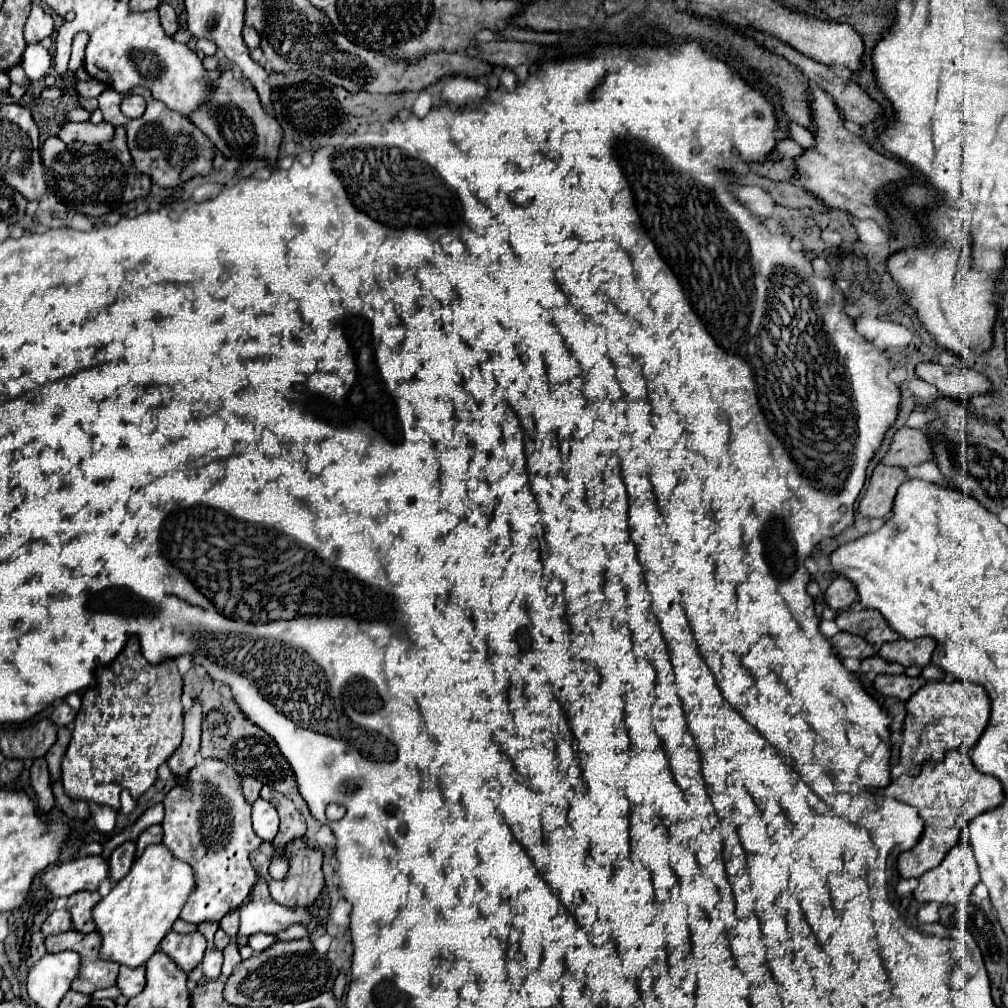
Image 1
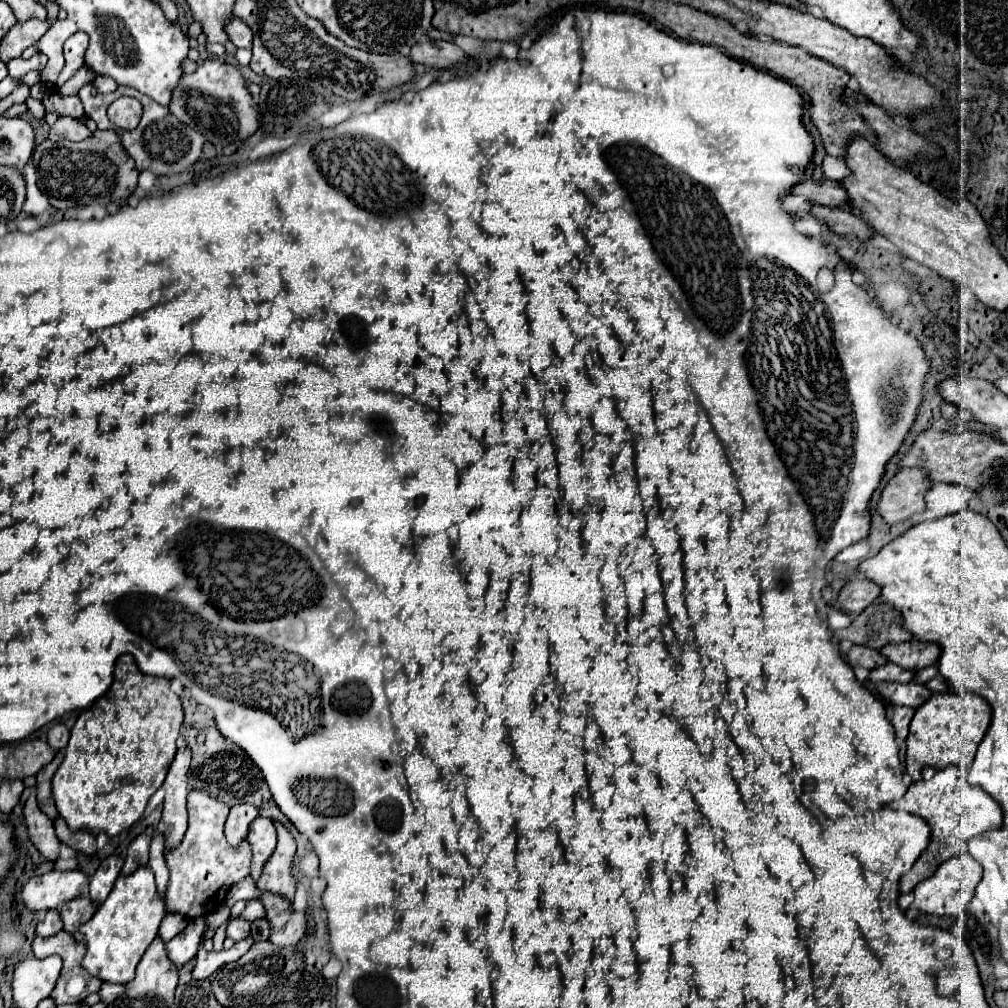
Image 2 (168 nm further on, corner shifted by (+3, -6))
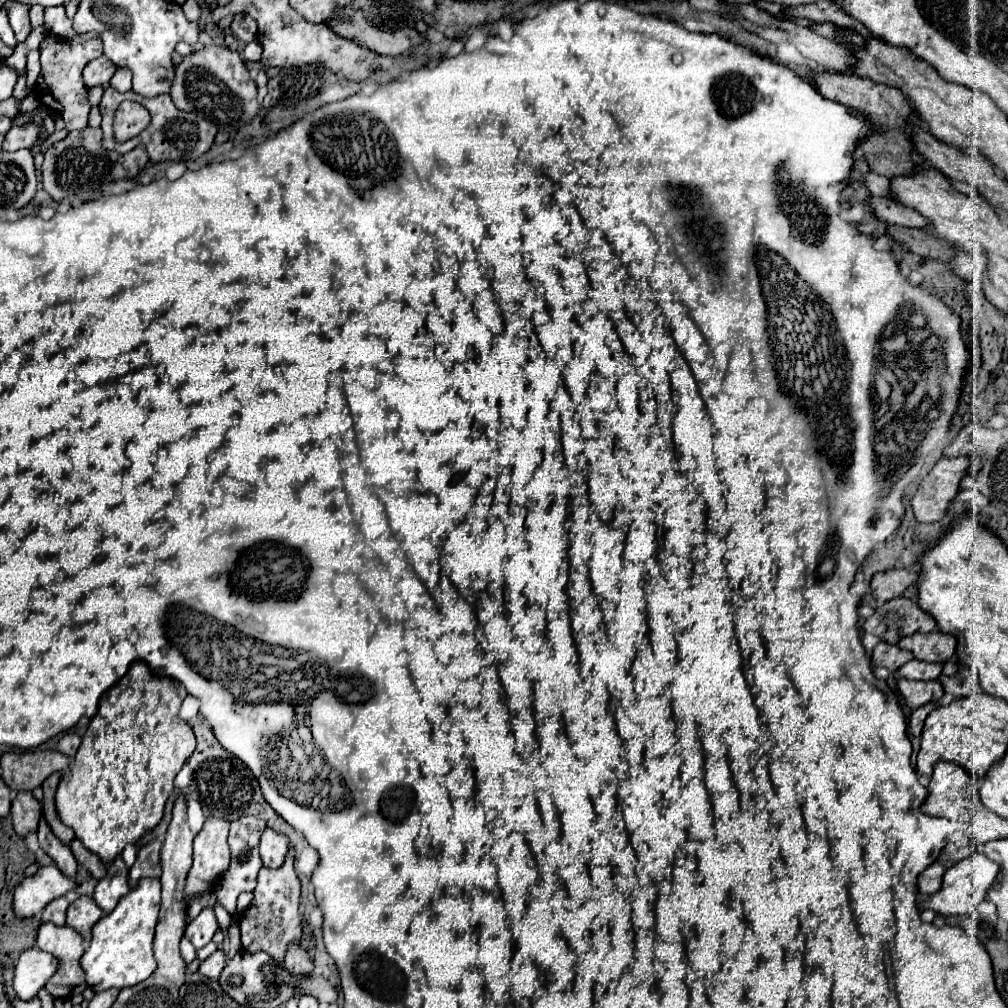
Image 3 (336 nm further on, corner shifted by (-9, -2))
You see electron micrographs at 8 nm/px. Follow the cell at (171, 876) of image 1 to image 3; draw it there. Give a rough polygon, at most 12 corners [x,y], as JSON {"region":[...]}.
{"region":[[140,880],[92,928],[94,992],[152,976],[160,880]]}

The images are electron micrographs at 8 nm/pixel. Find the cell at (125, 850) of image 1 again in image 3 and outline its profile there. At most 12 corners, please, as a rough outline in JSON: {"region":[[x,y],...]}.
{"region":[[118,856],[94,890],[94,902],[110,914],[130,892],[128,866]]}

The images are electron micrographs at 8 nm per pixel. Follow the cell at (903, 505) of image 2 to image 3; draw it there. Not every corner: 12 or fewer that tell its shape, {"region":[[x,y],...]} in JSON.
{"region":[[978,456],[942,458],[912,498],[916,520],[938,522]]}

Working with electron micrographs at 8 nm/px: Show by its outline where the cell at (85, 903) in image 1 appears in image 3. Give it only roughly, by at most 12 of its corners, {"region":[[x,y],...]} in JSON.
{"region":[[80,896],[68,906],[66,926],[84,942],[102,910],[90,896]]}

